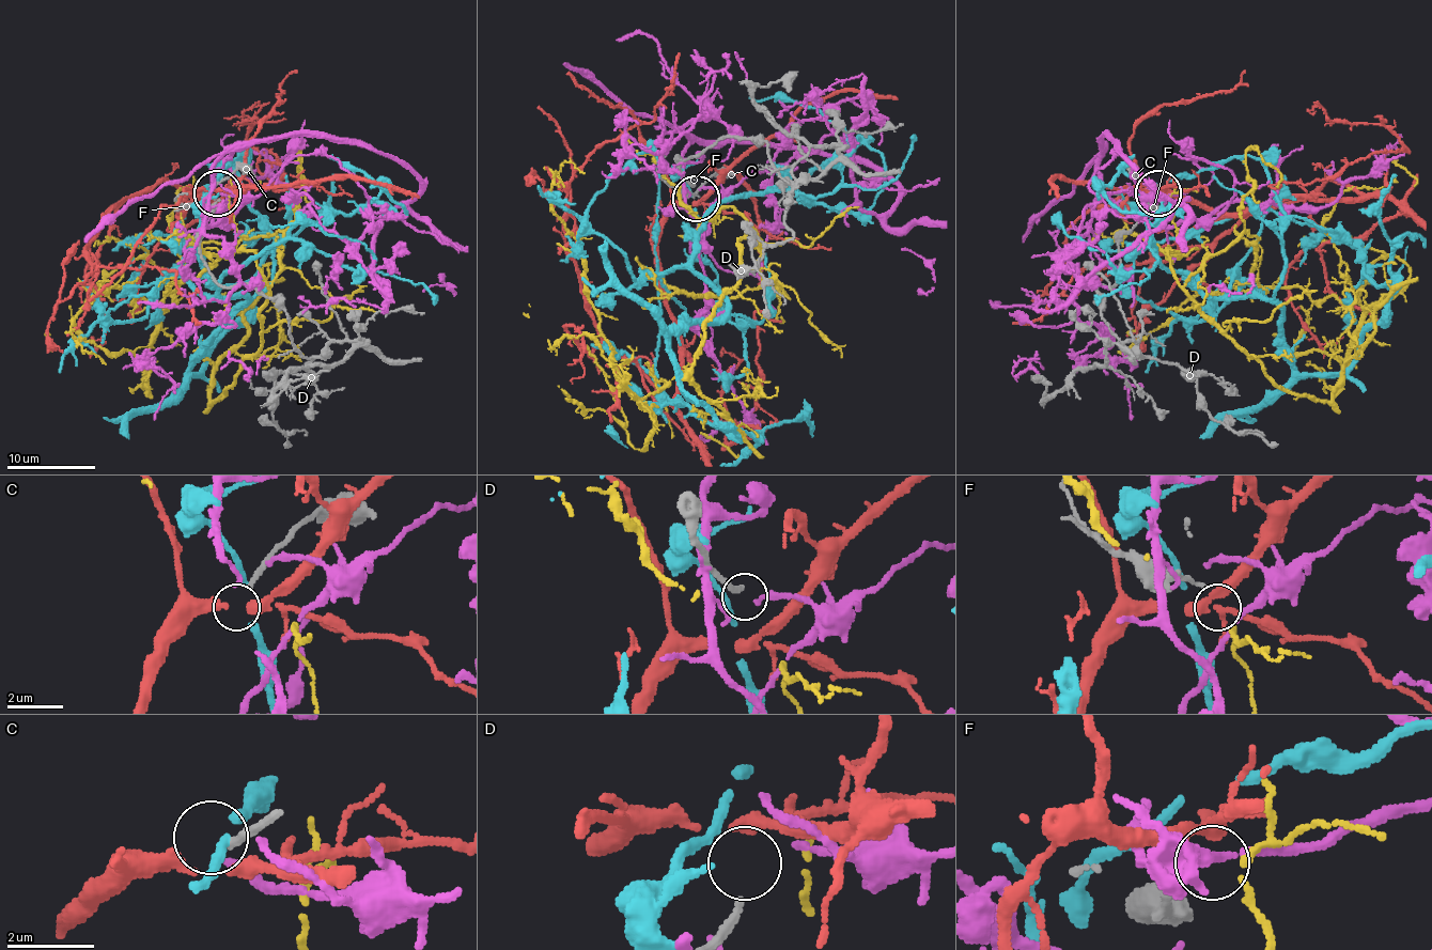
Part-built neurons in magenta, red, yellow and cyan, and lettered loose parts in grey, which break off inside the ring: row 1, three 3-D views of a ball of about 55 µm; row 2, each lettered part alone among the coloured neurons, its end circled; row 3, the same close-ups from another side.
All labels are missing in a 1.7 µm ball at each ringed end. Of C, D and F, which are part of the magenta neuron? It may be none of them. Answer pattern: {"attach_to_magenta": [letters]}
{"attach_to_magenta": []}

